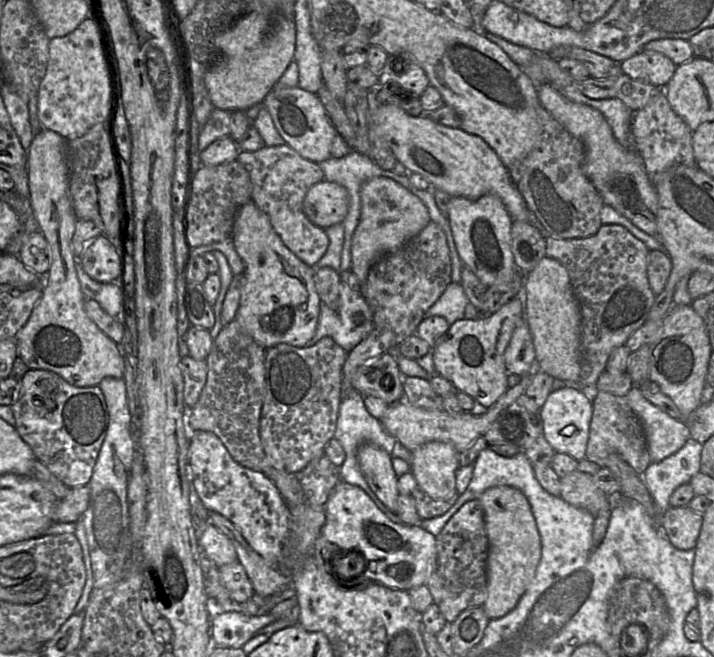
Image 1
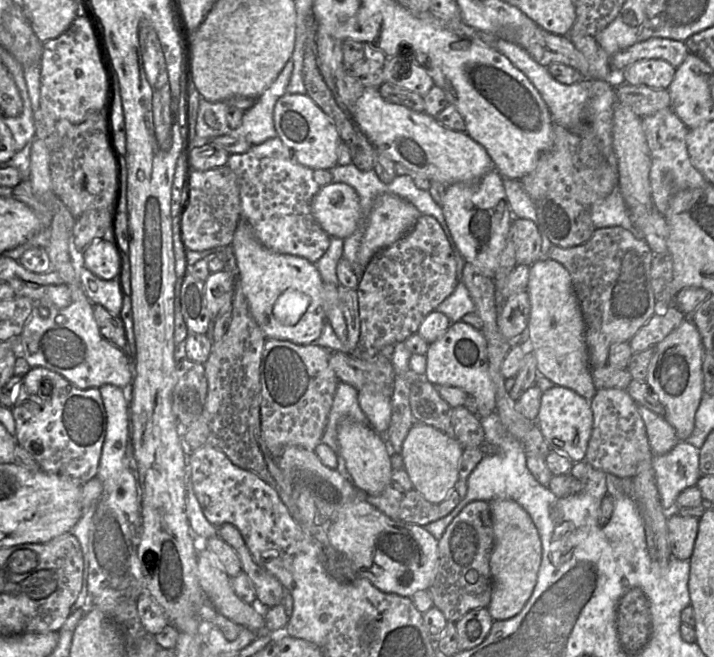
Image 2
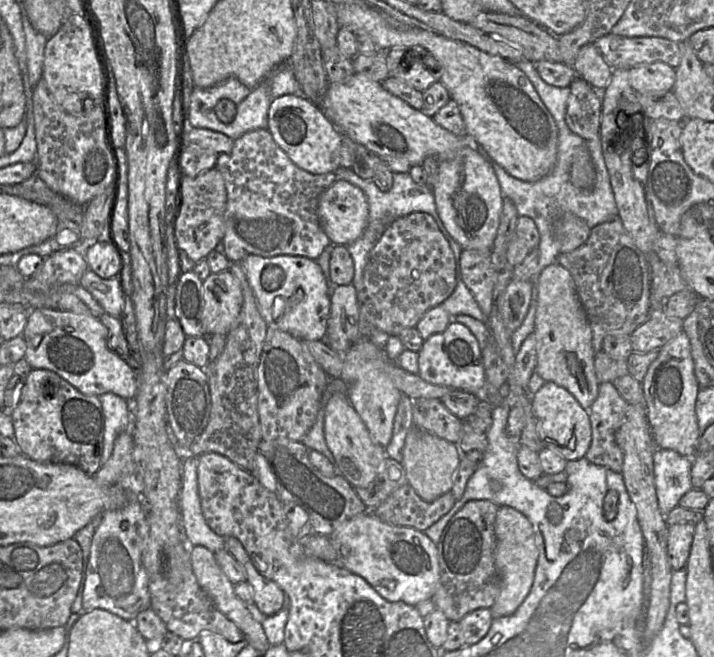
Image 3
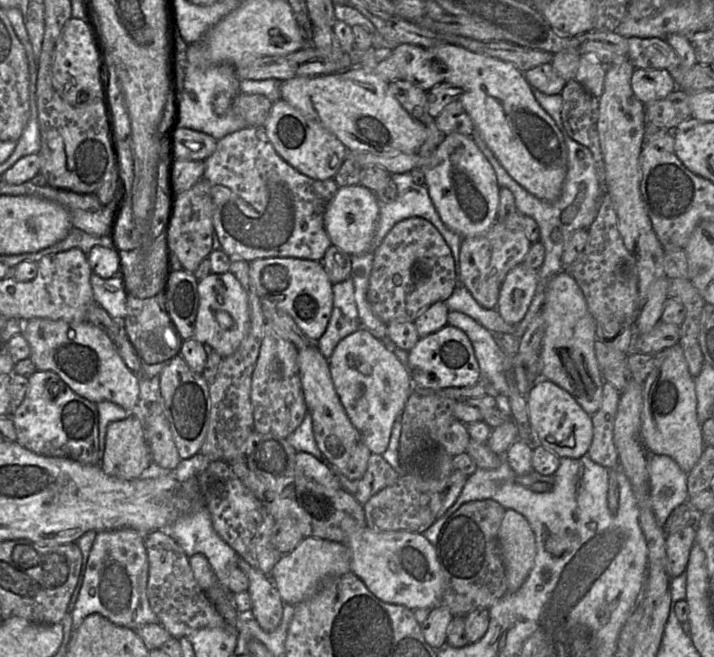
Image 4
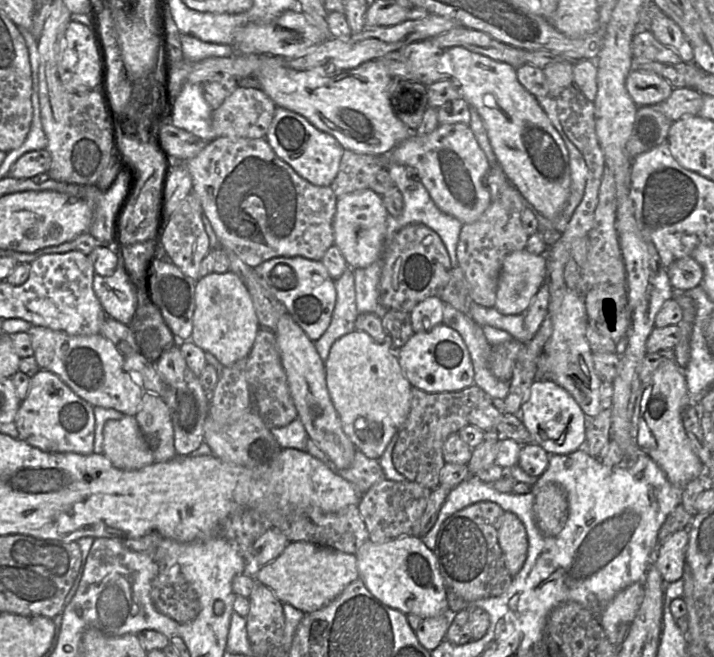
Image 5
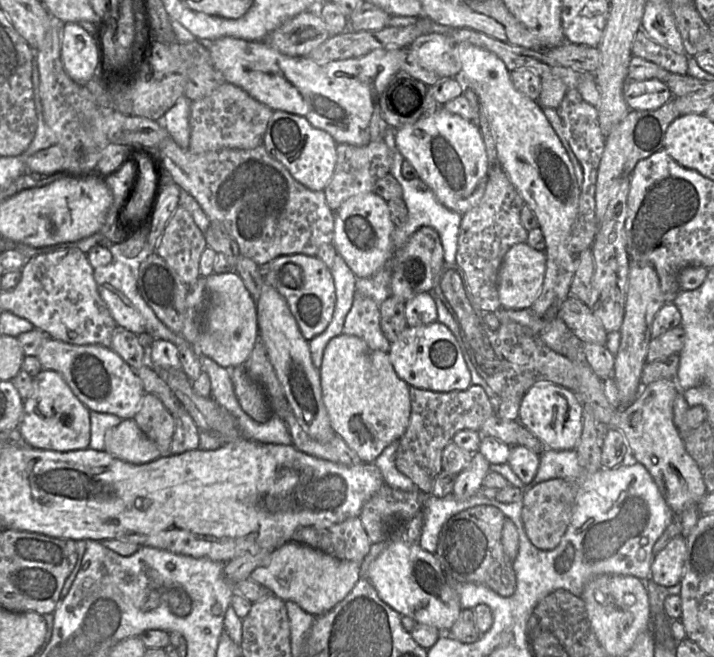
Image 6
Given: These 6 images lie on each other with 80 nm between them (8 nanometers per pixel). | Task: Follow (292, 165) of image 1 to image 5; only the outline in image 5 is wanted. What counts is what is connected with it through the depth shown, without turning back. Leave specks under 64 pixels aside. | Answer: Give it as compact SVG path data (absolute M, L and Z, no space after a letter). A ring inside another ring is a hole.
M218 137L218 138L210 141L208 143L208 145L201 152L199 152L195 157L190 158L186 161L174 161L174 162L185 162L185 166L186 166L187 170L189 171L191 178L192 178L192 192L196 193L198 195L198 197L200 198L202 208L203 208L203 212L207 216L207 218L209 219L209 221L210 221L210 223L211 223L211 225L212 225L212 227L216 233L216 236L217 236L217 239L220 243L220 246L223 249L230 249L230 250L234 251L242 259L242 261L244 261L250 267L254 268L254 267L258 266L259 264L261 264L261 263L263 263L263 262L271 259L271 258L281 257L281 256L284 256L284 257L301 256L301 257L305 257L305 258L310 259L310 260L321 261L321 259L323 258L327 249L329 247L331 247L332 245L334 245L333 220L334 220L334 216L336 213L337 197L335 196L333 190L331 189L330 186L316 186L316 185L310 183L309 181L307 181L306 179L302 178L301 176L299 176L289 164L287 164L285 161L280 159L275 154L275 152L273 151L273 149L271 148L270 144L268 143L268 141L266 140L265 137L257 138L257 139Z

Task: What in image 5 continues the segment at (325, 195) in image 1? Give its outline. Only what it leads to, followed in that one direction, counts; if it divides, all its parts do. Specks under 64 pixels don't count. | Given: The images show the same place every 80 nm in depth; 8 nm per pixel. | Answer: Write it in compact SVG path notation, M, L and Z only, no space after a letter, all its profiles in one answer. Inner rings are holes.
M370 188L337 198L333 220L334 245L339 248L349 267L364 268L382 257L387 215L382 196Z

